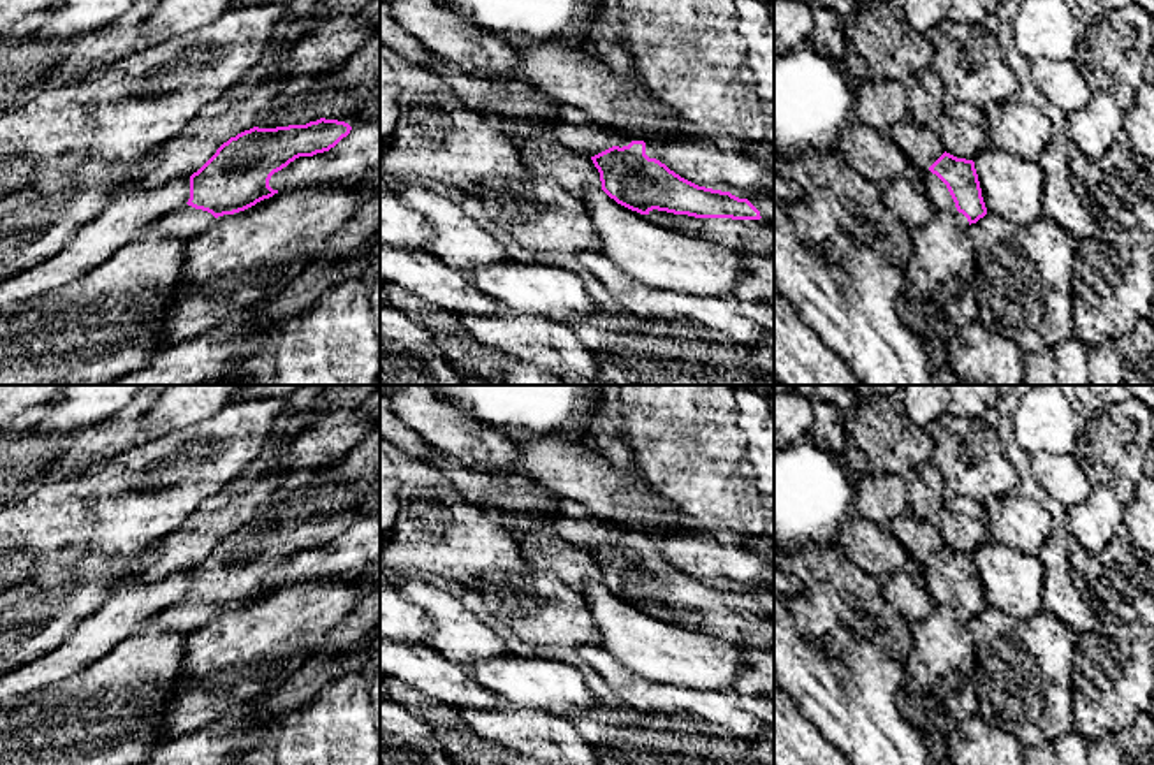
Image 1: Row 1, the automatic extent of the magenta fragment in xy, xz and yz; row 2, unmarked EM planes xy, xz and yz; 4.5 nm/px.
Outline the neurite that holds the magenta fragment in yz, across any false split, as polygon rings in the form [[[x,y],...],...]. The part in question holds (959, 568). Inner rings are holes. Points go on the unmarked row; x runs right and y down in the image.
[[[945,545],[918,570],[934,603],[952,603],[960,619],[969,621],[987,608],[973,554]]]

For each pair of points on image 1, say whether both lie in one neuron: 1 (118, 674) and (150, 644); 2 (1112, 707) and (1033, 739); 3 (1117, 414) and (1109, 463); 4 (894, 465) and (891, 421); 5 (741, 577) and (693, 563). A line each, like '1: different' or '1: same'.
1: same
2: different
3: same
4: same
5: same

